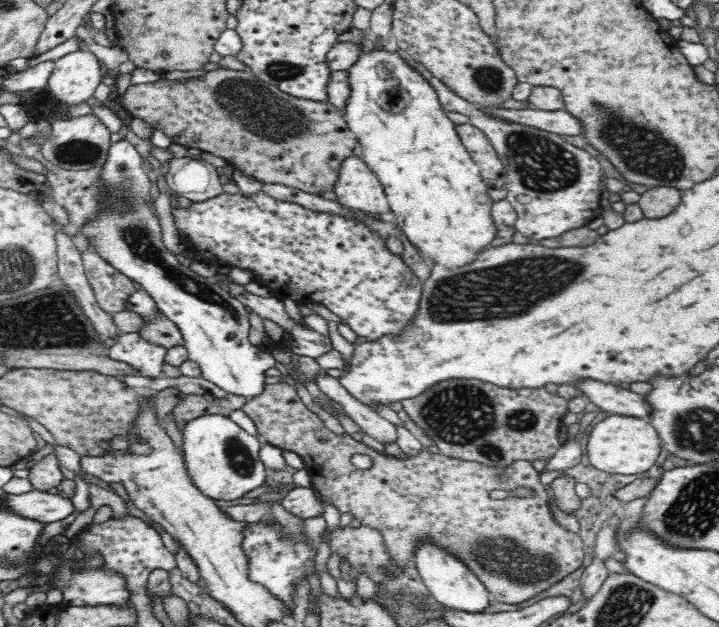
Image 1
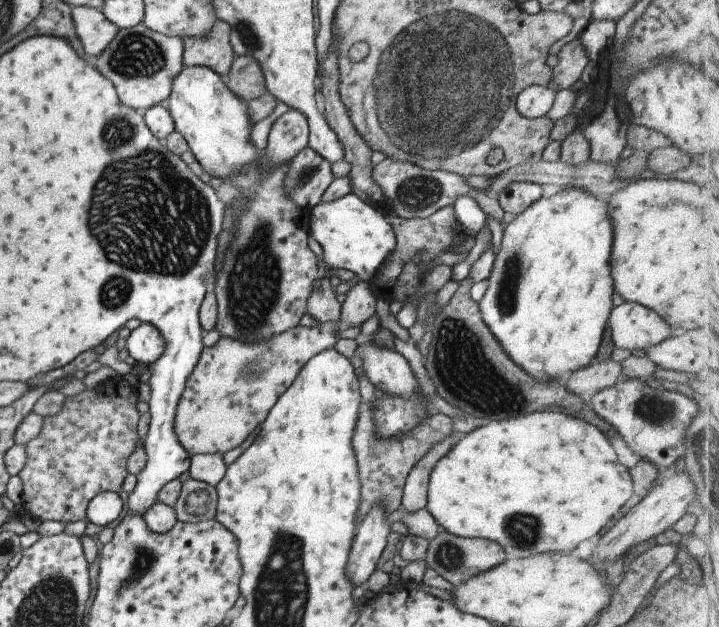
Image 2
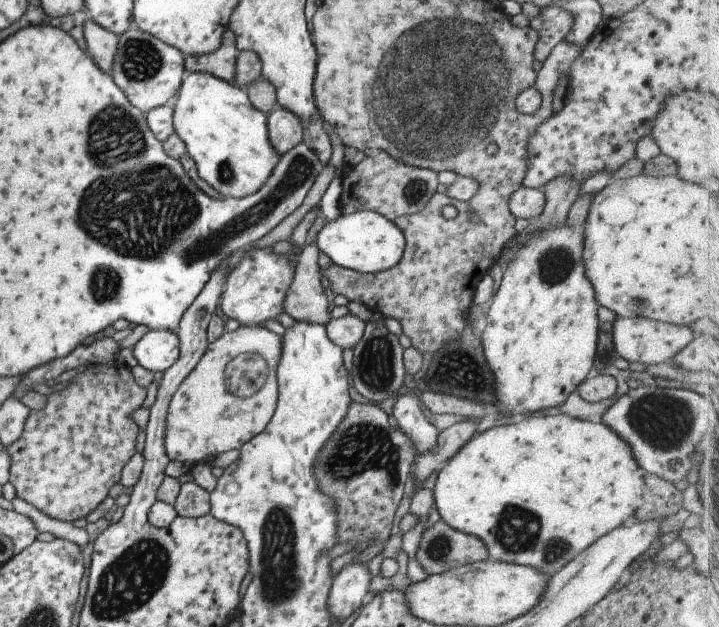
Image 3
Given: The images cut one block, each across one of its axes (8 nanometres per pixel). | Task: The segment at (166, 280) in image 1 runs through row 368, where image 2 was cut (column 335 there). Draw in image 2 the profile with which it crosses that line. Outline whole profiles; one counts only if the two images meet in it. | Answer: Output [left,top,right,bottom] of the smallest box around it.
[307,192,396,282]

